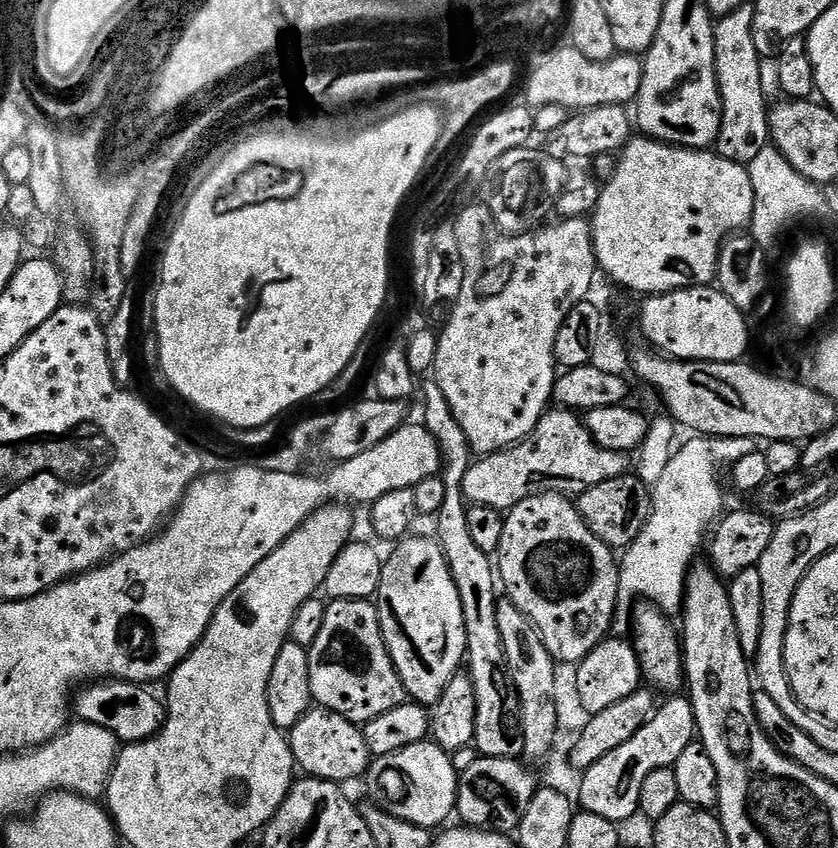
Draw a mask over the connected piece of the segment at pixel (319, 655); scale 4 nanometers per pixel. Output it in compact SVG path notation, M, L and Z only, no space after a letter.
M372 600L331 601L322 628L308 648L308 661L313 701L354 724L363 726L405 699L403 684L383 641L377 605Z

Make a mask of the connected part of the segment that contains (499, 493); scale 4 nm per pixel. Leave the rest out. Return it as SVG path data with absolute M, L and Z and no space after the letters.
M549 410L540 419L538 426L534 426L531 434L520 443L504 449L503 452L481 455L479 459L470 464L469 469L466 470L464 499L472 506L480 505L497 510L507 510L518 506L518 502L538 494L547 492L579 494L585 492L590 486L598 486L598 482L610 482L610 478L629 475L630 460L629 464L628 460L629 457L625 453L611 452L598 447L594 438L584 427L583 419L575 411Z

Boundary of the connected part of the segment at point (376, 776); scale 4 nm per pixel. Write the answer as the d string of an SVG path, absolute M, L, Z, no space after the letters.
M428 740L397 748L389 756L375 757L368 765L367 780L368 796L372 799L369 801L375 807L414 826L439 829L439 824L448 815L451 817L456 807L458 775L452 765L452 757Z

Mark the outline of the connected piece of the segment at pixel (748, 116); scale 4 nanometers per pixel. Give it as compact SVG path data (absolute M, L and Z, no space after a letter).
M745 6L719 17L714 24L716 29L714 62L722 102L722 126L714 148L722 158L745 166L770 144L768 134L770 104L769 101L764 101L767 99L762 90L762 74L760 73L762 53L758 51L754 42L753 22L754 14L751 7Z

